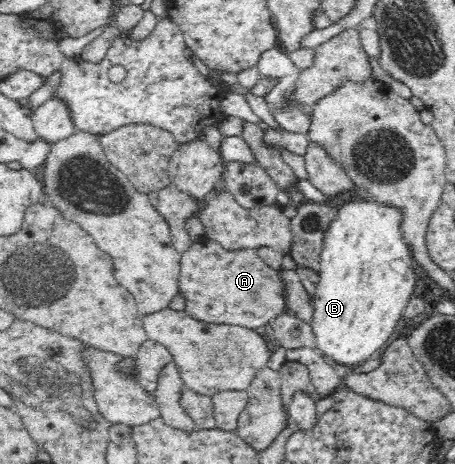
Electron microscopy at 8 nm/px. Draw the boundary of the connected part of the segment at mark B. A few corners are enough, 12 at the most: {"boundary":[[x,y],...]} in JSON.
{"boundary":[[354,195],[324,238],[310,323],[355,368],[415,290],[394,206]]}

